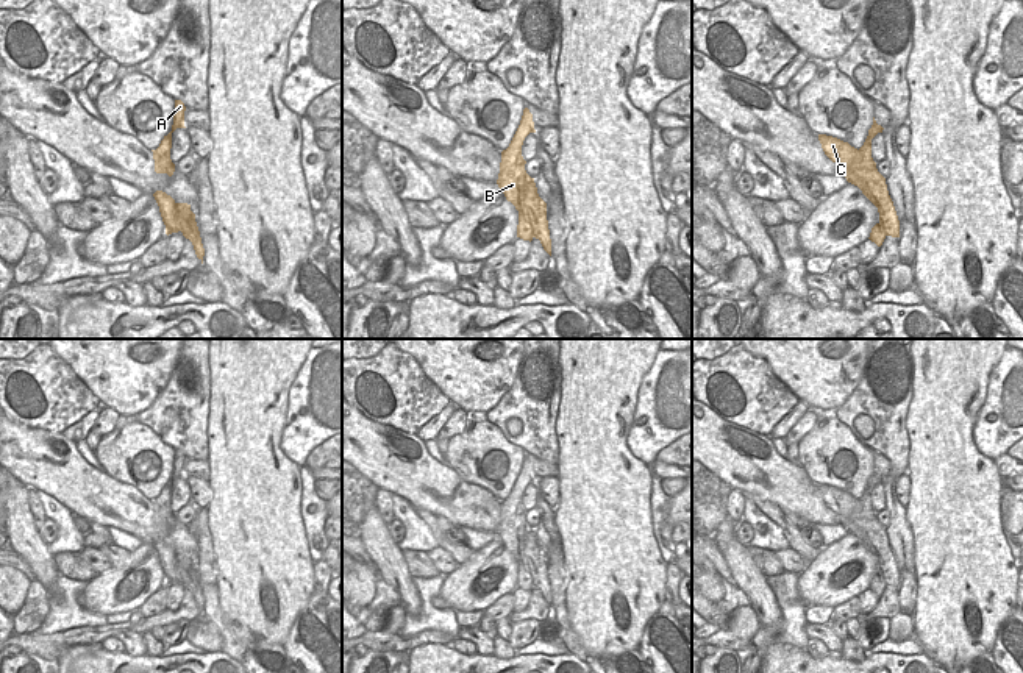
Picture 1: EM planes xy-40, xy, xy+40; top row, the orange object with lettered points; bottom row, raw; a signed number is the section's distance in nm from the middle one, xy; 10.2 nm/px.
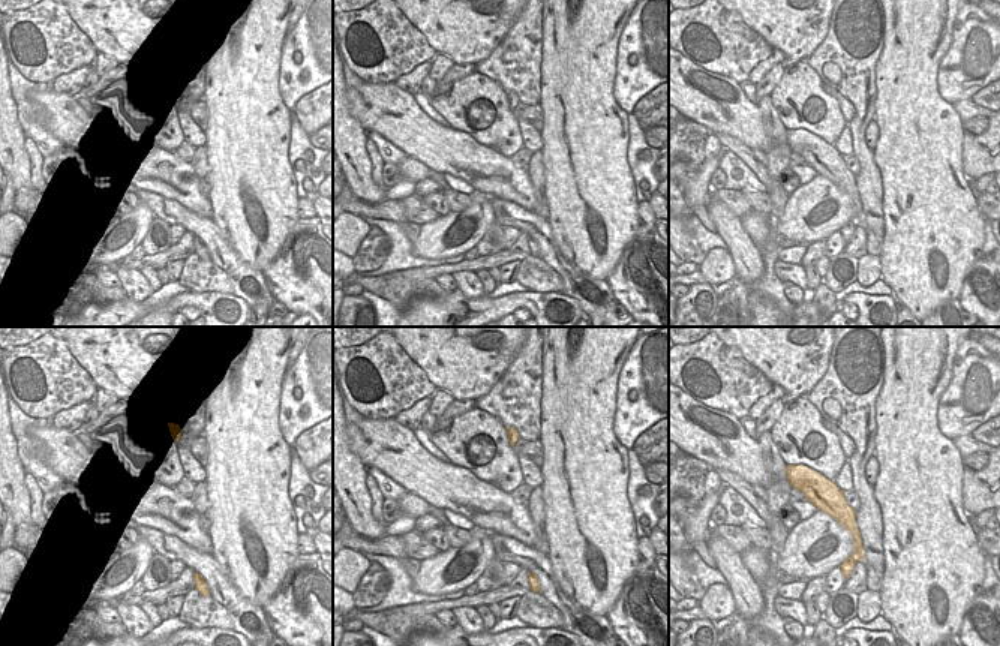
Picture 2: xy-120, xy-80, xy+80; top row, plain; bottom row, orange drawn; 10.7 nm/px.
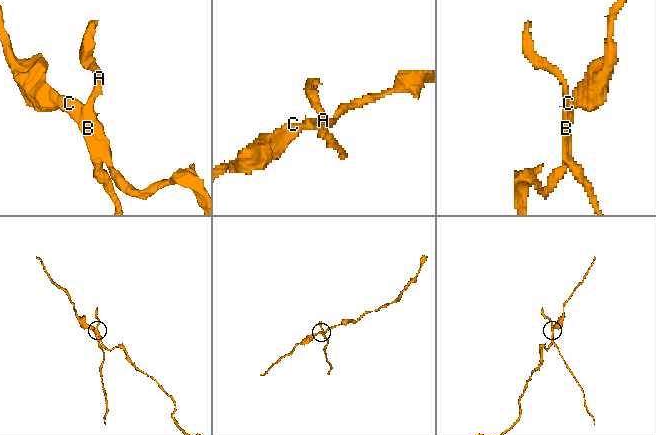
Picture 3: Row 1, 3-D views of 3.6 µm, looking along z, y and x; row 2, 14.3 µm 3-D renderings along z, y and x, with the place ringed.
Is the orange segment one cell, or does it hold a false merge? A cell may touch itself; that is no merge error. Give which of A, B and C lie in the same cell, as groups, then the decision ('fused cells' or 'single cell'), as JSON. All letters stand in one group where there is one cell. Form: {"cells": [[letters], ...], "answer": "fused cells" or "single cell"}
{"cells": [["A", "B"], ["C"]], "answer": "fused cells"}

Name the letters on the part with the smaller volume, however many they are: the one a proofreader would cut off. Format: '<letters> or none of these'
A, B

